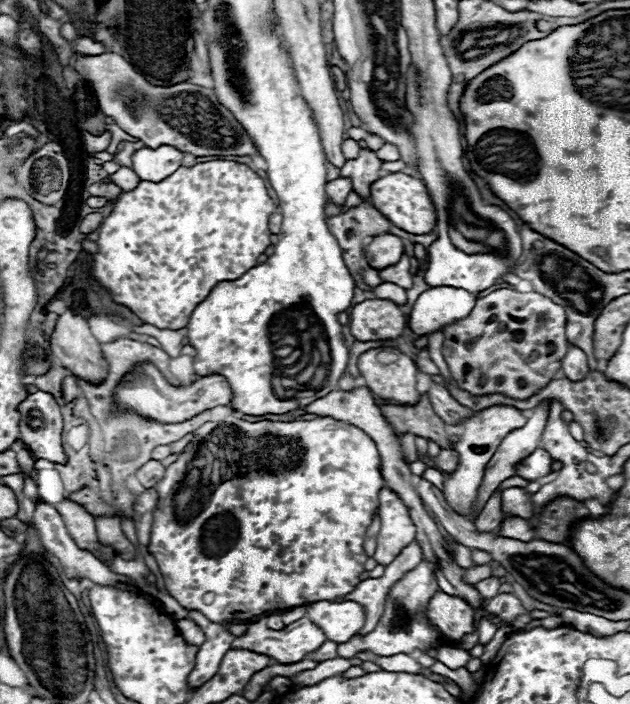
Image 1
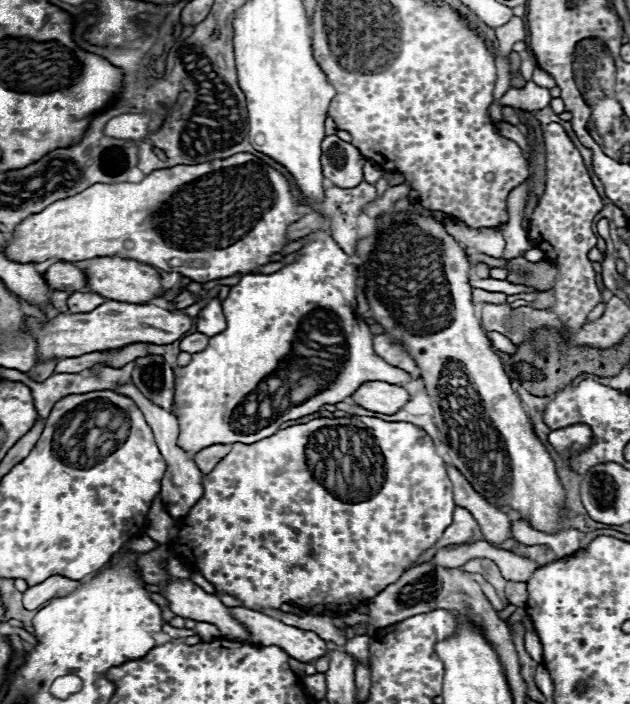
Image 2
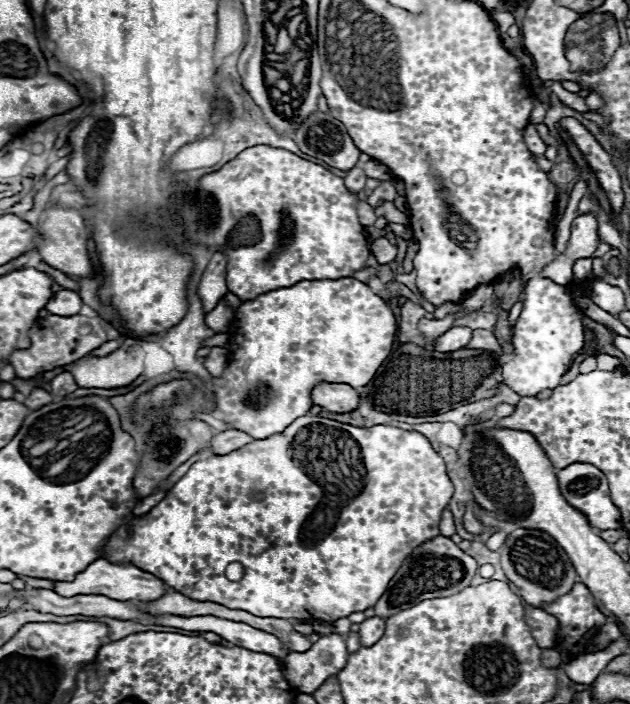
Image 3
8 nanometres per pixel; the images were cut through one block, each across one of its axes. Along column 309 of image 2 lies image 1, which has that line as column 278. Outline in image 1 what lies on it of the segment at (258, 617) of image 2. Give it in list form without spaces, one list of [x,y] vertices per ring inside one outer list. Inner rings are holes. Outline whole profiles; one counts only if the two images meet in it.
[[[262,616],[256,622],[250,624],[246,634],[234,638],[232,648],[252,648],[252,652],[264,652],[264,656],[272,656],[280,664],[294,664],[294,662],[302,660],[306,654],[314,652],[324,640],[326,640],[324,632],[316,624],[312,624],[306,616],[296,620],[296,622],[292,622],[292,624],[288,624],[282,630],[270,630],[266,626],[266,618]]]

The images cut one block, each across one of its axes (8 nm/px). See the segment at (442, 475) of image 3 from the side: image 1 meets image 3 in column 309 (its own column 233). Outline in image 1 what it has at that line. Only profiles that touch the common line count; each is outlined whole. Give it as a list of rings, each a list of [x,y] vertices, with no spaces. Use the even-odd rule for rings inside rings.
[[[228,416],[226,420],[220,420],[220,422],[206,422],[204,426],[200,426],[198,430],[198,436],[186,446],[186,452],[166,468],[166,476],[162,478],[162,482],[156,486],[158,490],[158,508],[154,510],[154,524],[152,524],[152,532],[150,532],[150,544],[148,544],[148,552],[154,556],[158,568],[160,568],[160,574],[164,578],[164,584],[166,584],[166,590],[170,592],[170,596],[174,600],[180,602],[180,606],[184,606],[186,610],[198,610],[200,614],[204,614],[208,620],[212,622],[238,622],[238,620],[250,620],[250,618],[256,618],[256,616],[262,616],[264,612],[278,612],[278,610],[288,610],[288,608],[294,608],[294,606],[304,606],[304,604],[310,604],[310,602],[318,602],[318,600],[338,600],[338,598],[344,598],[346,594],[350,594],[358,584],[360,584],[360,574],[364,572],[364,562],[366,562],[366,552],[364,552],[364,532],[366,528],[370,526],[372,522],[372,514],[376,512],[378,508],[378,492],[380,488],[384,488],[384,478],[380,474],[380,454],[378,454],[378,448],[374,444],[374,440],[364,434],[360,428],[352,426],[352,424],[346,424],[346,422],[338,422],[338,420],[332,420],[332,418],[316,418],[316,420],[296,420],[296,422],[270,422],[270,420],[264,420],[264,422],[246,422],[242,418],[236,418],[236,416]],[[204,594],[212,594],[212,602],[204,602]]]

